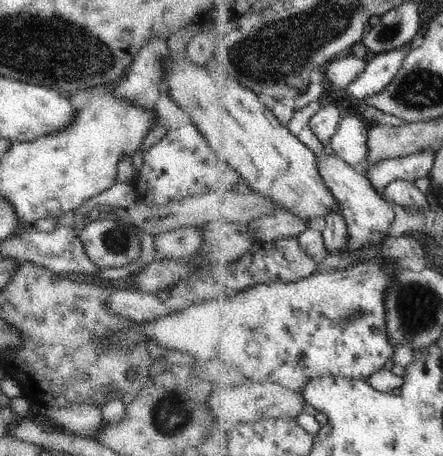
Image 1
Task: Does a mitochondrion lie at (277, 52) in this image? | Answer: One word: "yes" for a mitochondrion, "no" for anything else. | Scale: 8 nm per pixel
yes

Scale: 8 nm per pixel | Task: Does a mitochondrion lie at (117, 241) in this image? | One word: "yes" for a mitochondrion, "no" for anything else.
yes

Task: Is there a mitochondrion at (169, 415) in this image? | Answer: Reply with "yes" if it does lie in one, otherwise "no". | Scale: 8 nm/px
yes

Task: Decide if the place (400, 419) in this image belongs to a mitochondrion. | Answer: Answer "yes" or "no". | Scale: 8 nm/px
no

